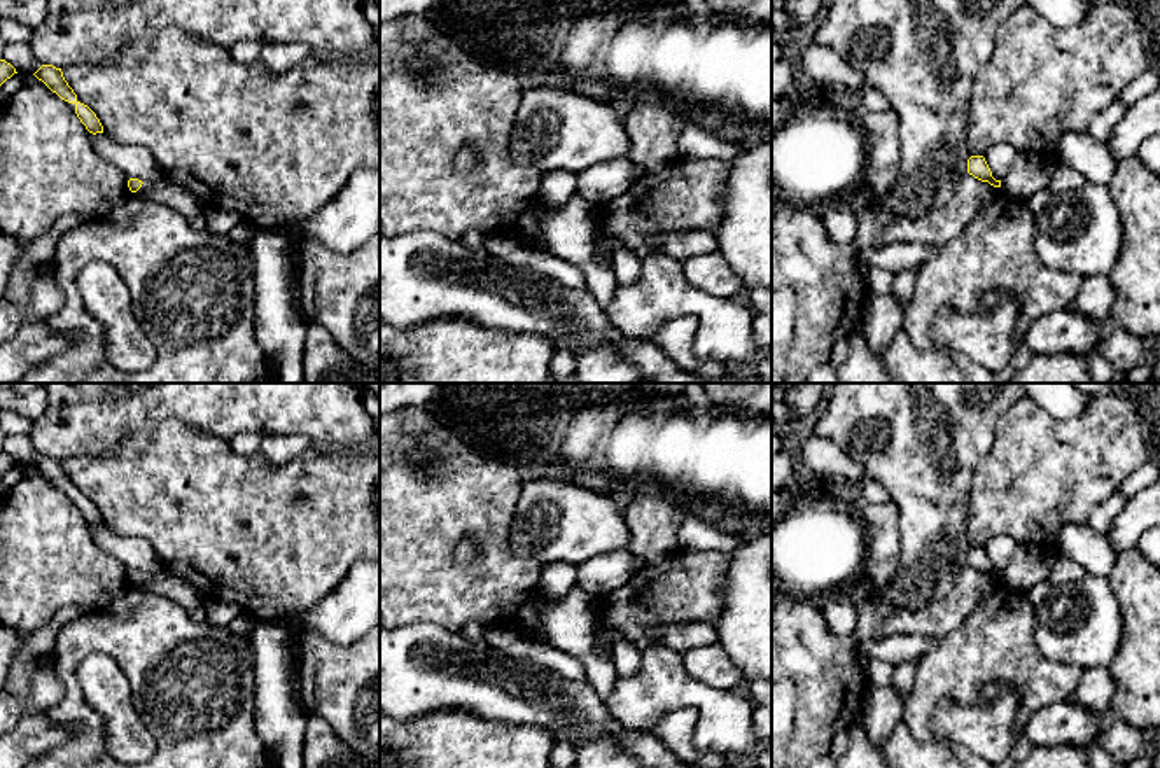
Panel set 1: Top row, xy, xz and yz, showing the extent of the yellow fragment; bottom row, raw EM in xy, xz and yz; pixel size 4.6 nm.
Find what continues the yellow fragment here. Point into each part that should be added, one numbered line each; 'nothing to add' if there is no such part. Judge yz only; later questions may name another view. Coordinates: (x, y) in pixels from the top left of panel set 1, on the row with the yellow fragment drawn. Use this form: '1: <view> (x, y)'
nothing to add

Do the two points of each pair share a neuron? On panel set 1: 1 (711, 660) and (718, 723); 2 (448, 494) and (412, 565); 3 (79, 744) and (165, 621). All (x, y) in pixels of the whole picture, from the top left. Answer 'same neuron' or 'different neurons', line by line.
1: different neurons
2: same neuron
3: same neuron

